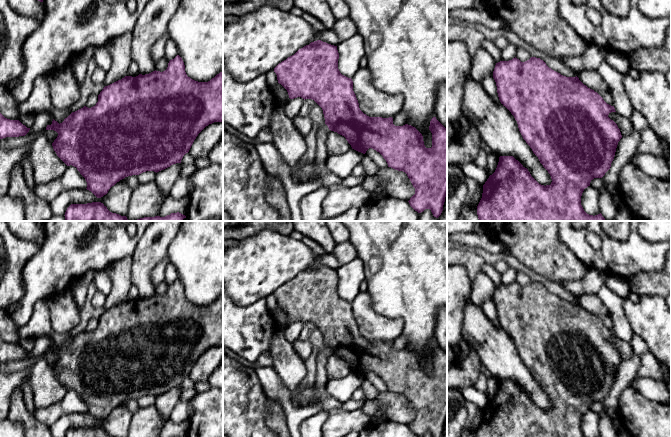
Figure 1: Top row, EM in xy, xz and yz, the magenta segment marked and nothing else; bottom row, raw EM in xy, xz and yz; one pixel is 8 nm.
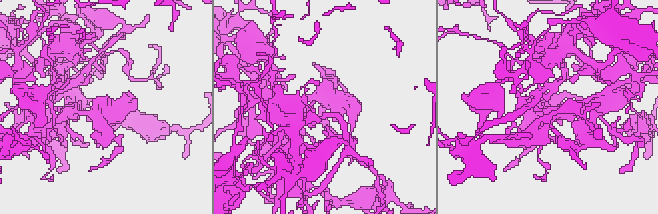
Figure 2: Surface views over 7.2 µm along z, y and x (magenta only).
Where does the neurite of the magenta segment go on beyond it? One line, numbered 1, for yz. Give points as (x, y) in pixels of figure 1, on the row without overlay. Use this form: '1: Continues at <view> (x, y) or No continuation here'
1: No continuation here

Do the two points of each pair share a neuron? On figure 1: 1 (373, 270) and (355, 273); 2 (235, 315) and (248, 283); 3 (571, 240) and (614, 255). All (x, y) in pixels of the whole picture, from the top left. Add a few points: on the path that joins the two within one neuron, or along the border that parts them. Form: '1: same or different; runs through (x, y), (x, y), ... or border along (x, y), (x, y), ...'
1: different; border along (357, 256), (362, 262), (365, 279)
2: different; border along (262, 299), (247, 305), (236, 305), (233, 302)
3: same; runs through (582, 249), (588, 255), (603, 255)

